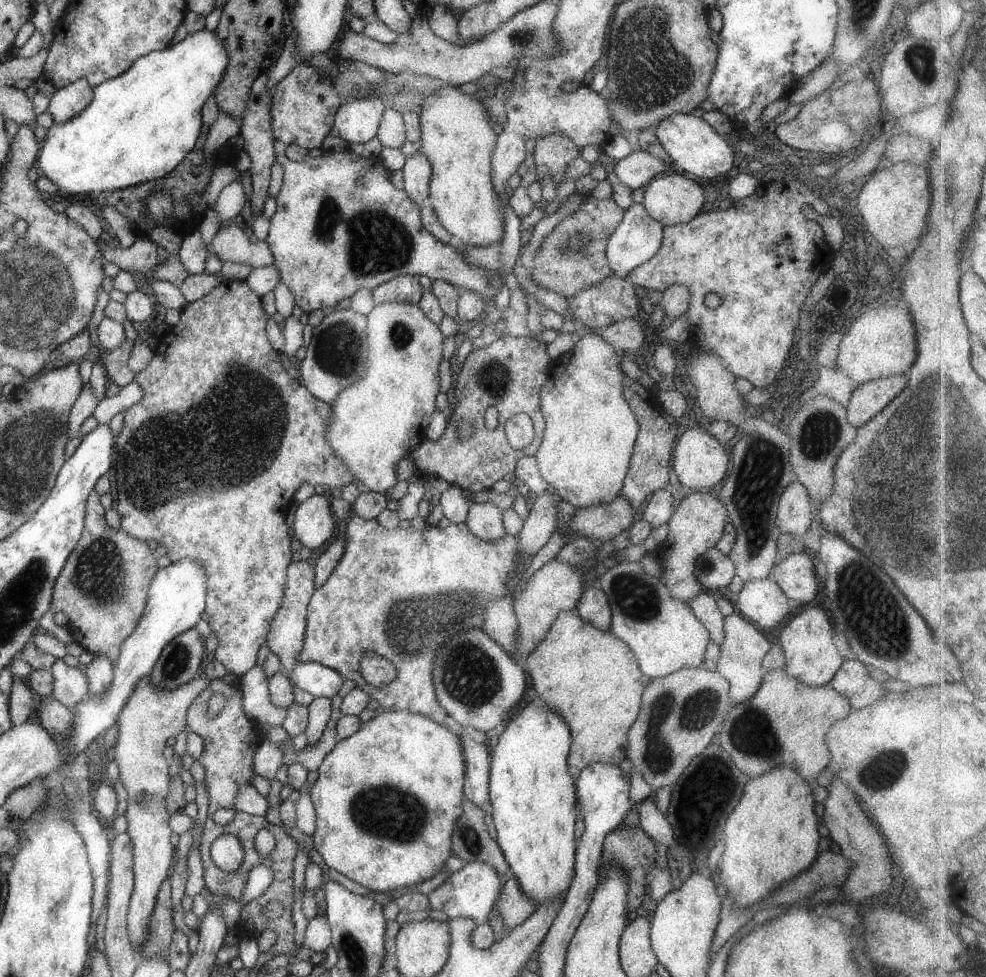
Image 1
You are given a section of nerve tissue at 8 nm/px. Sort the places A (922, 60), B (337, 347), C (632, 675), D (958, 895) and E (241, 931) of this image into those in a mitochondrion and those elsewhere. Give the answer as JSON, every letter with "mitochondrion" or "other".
{"A":"mitochondrion","B":"mitochondrion","C":"other","D":"other","E":"other"}

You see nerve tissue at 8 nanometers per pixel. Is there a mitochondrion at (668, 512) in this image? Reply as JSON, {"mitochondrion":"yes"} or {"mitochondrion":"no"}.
{"mitochondrion":"no"}

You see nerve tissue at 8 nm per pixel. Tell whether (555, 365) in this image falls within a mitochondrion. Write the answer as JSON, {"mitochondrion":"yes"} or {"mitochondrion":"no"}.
{"mitochondrion":"no"}

